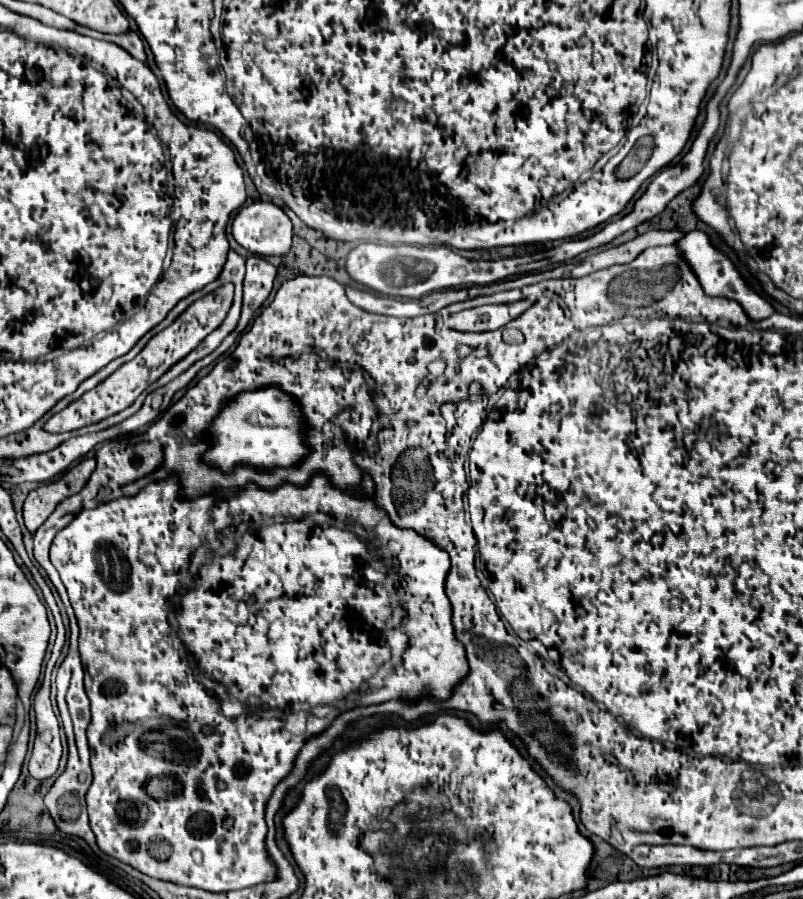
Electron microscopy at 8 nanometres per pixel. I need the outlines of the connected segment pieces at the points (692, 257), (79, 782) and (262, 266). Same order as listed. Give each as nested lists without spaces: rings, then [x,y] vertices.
[[[699,230],[689,232],[689,234],[683,236],[683,240],[677,240],[675,246],[679,248],[681,258],[689,264],[689,268],[693,268],[693,274],[697,274],[697,280],[699,280],[699,284],[701,284],[701,288],[703,288],[703,292],[705,292],[707,296],[725,296],[725,298],[729,298],[729,300],[739,302],[739,306],[745,310],[745,314],[747,314],[751,320],[755,320],[755,322],[765,320],[765,318],[769,318],[769,316],[775,312],[773,306],[771,306],[765,298],[761,298],[759,294],[755,294],[755,292],[747,286],[747,282],[745,282],[745,280],[741,278],[741,274],[735,270],[733,262],[731,262],[727,256],[723,256],[719,250],[715,250],[715,248],[711,246],[711,242],[709,242],[709,238],[707,238],[705,232],[699,232]]]
[[[69,758],[65,772],[57,778],[53,788],[45,796],[45,806],[63,834],[75,834],[89,840],[93,836],[89,828],[85,794],[91,786],[89,760]]]
[[[249,256],[245,266],[247,266],[247,272],[243,280],[243,290],[263,290],[263,296],[269,296],[277,274],[275,266],[271,266],[261,256]]]

